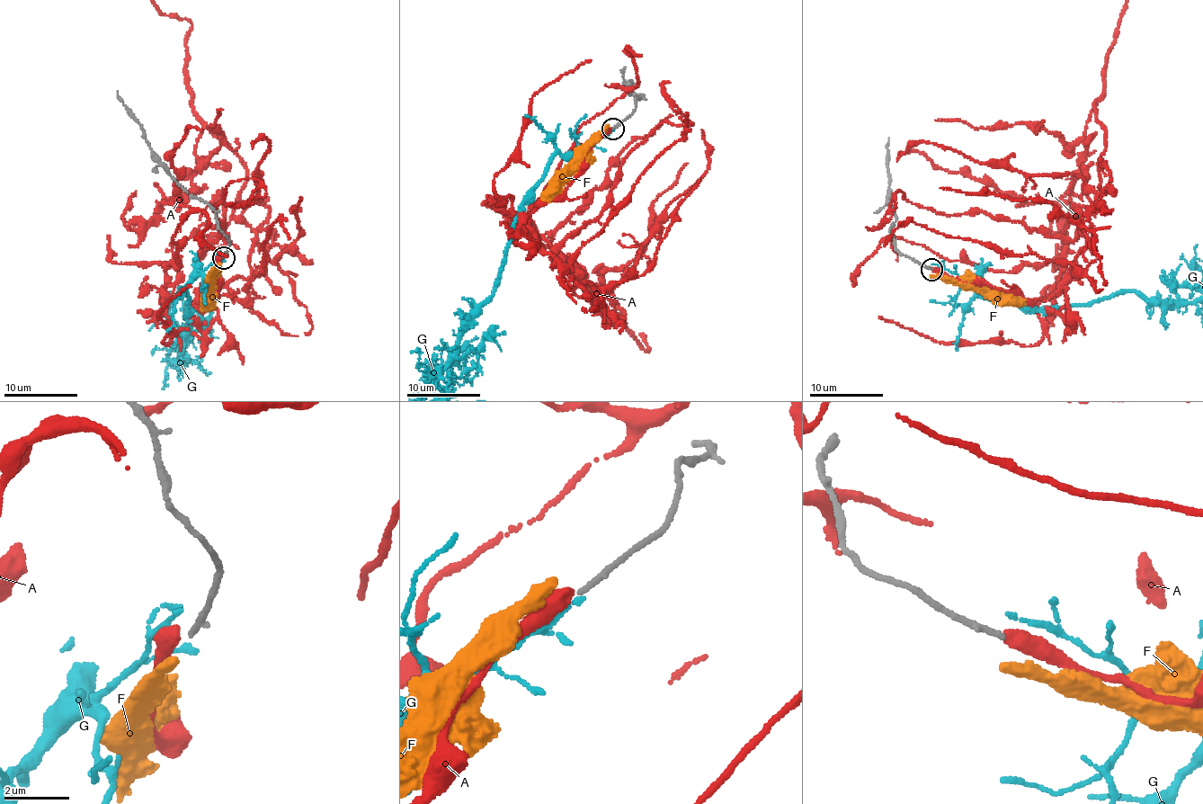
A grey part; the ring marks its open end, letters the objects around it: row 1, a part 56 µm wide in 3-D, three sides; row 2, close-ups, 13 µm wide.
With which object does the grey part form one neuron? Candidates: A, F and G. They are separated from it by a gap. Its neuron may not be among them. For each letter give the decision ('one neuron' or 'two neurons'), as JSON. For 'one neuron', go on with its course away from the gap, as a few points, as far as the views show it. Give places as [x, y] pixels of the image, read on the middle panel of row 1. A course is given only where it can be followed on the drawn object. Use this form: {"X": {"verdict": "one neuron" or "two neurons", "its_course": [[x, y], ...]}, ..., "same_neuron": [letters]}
{"A": {"verdict": "two neurons"}, "F": {"verdict": "two neurons"}, "G": {"verdict": "two neurons"}, "same_neuron": []}

